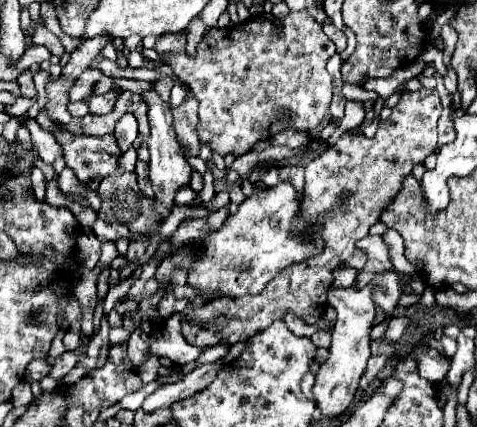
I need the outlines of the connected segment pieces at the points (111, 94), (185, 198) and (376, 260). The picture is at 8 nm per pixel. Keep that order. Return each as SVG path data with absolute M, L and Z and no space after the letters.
M115 86L108 93L100 96L88 96L86 102L90 104L90 112L98 112L98 114L108 114L112 110L116 101L116 96L122 91L119 86Z
M182 186L180 192L176 192L174 202L176 202L178 206L192 206L192 204L194 204L194 198L196 198L196 192L194 192L190 186Z
M382 236L362 238L356 246L368 254L368 264L360 270L356 278L356 286L368 286L374 276L394 270L390 254L388 254L388 244L384 242Z

